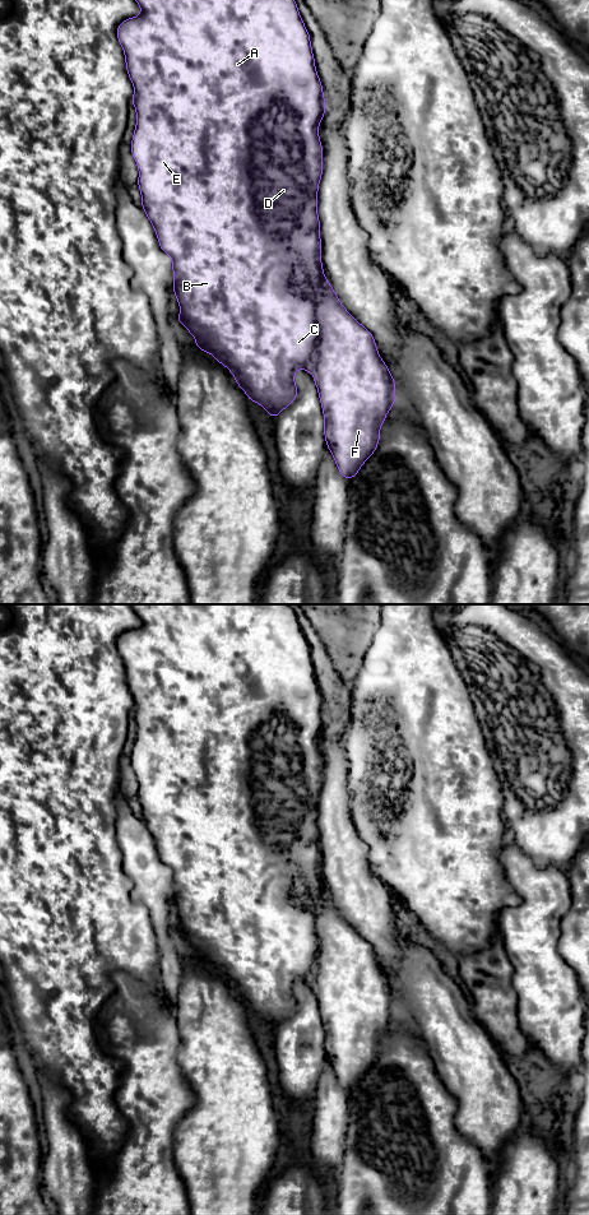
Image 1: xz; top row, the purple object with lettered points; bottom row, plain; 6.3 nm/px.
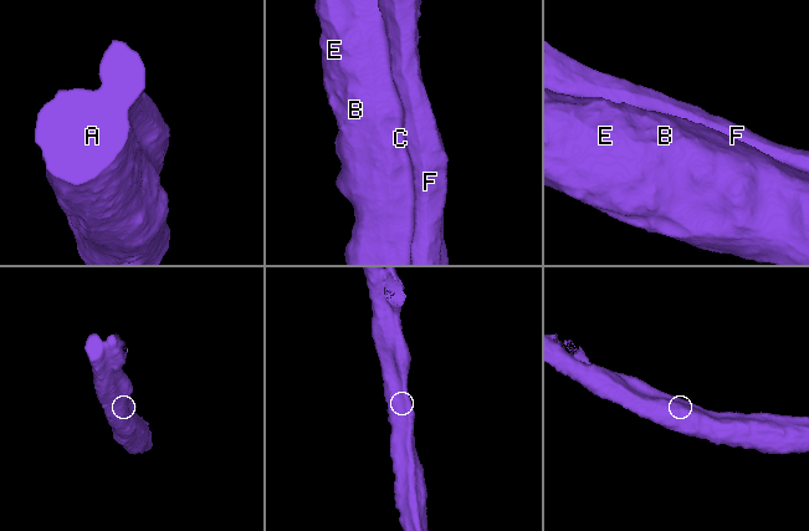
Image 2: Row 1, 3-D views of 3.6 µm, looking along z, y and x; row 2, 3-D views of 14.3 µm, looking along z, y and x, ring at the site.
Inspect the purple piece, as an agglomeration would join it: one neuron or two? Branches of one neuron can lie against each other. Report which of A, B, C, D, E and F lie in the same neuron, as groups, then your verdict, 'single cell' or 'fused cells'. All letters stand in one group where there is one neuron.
A B C D E / F; fused cells

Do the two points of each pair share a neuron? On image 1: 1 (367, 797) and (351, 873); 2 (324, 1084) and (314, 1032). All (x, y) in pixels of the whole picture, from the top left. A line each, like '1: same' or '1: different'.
1: different
2: different

